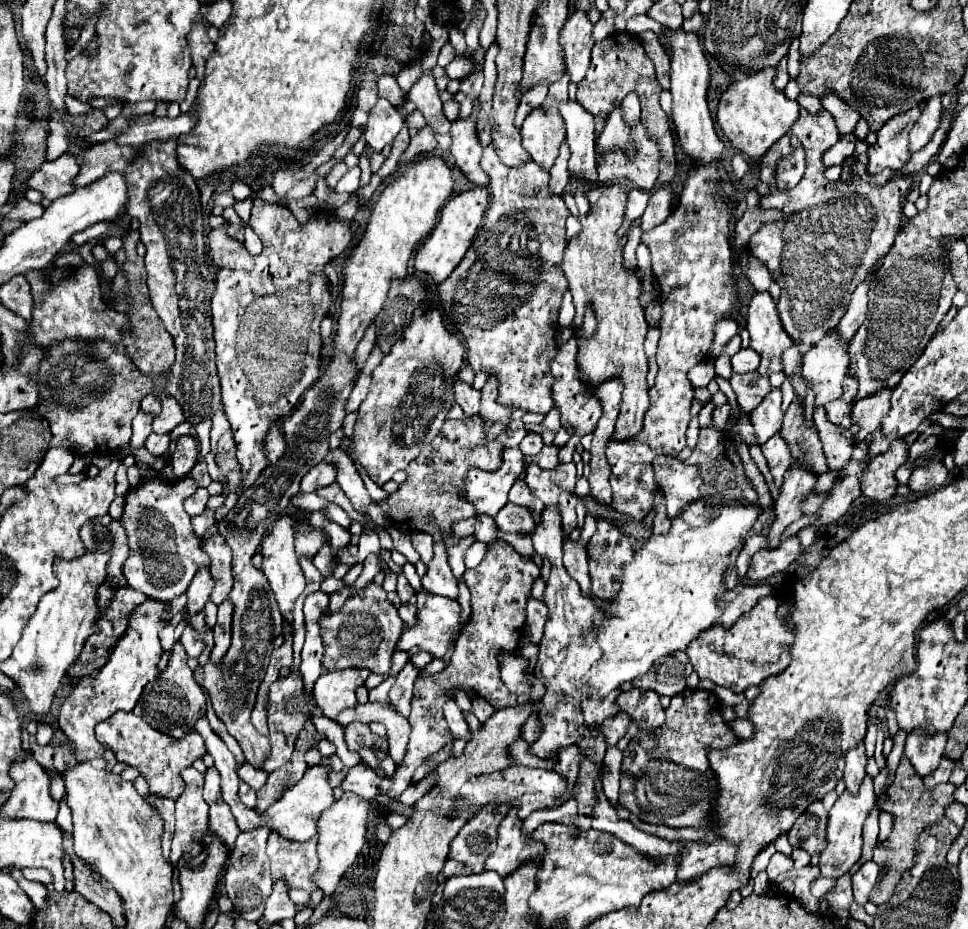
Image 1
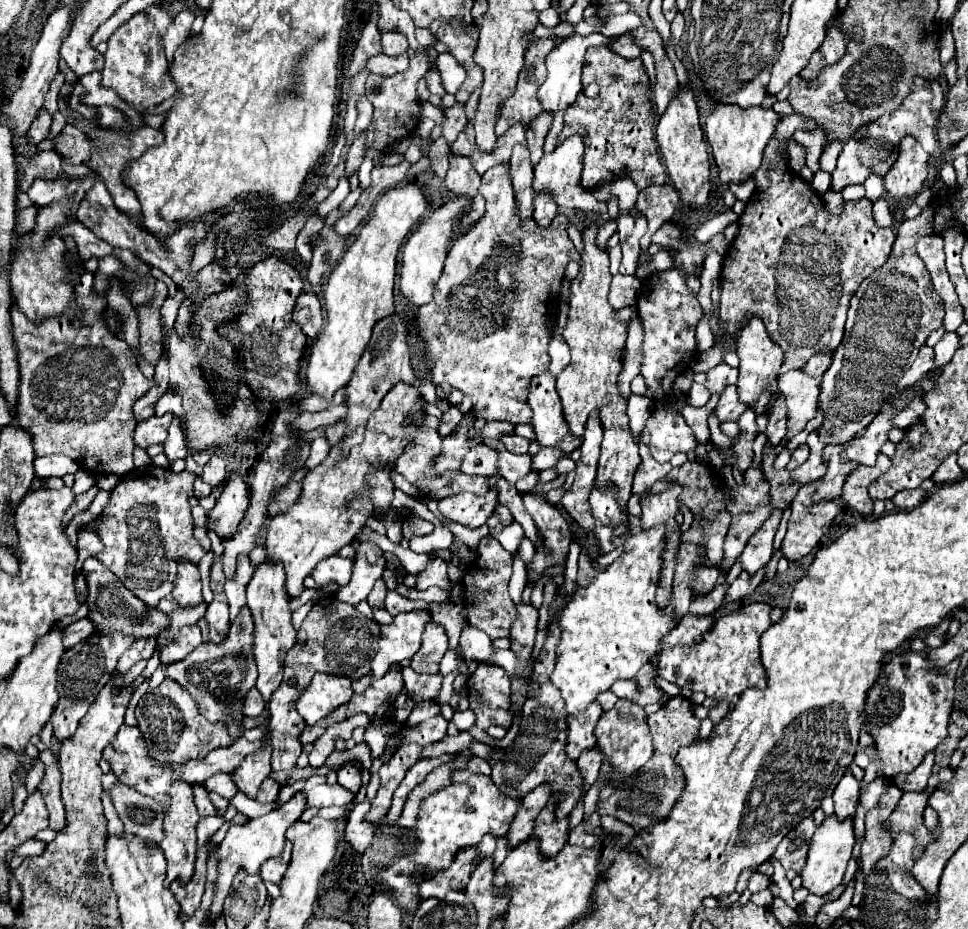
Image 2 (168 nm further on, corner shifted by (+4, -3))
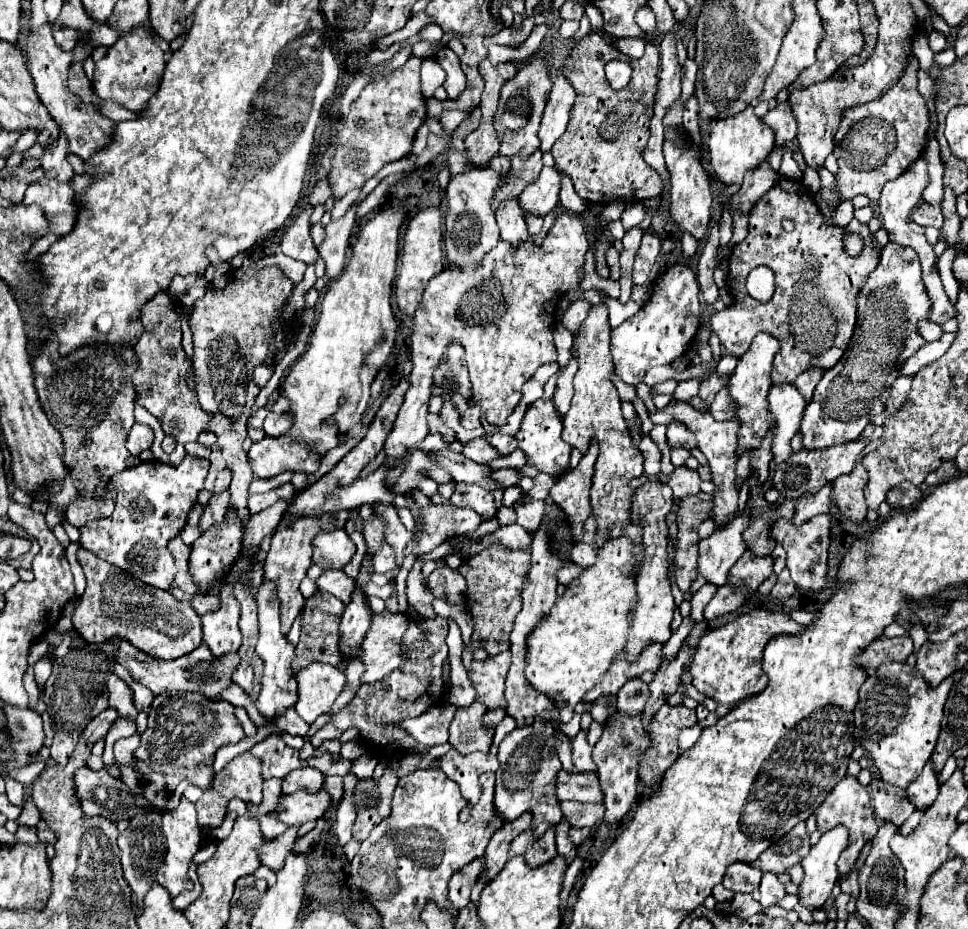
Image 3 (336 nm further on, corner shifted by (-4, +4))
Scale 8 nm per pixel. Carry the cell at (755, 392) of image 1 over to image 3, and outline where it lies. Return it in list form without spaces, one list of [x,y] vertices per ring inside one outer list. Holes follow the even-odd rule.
[[[722,387],[718,393],[716,393],[716,399],[710,407],[710,415],[716,419],[716,421],[726,421],[726,419],[732,419],[734,417],[734,411],[732,411],[732,397],[728,393],[728,387]]]

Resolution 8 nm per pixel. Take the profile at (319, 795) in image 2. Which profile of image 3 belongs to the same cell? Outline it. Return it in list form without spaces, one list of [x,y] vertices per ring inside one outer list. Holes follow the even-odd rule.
[[[322,789],[316,795],[310,795],[306,791],[296,791],[296,793],[282,793],[278,797],[276,805],[276,817],[278,821],[286,825],[296,825],[304,823],[310,819],[322,817],[322,813],[330,807],[330,795]]]

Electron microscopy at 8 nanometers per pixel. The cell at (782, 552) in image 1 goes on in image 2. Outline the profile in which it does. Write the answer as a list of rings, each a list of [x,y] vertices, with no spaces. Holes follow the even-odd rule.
[[[762,568],[762,572],[750,576],[748,572],[742,572],[734,582],[732,586],[728,588],[726,592],[726,602],[736,602],[736,600],[742,600],[742,596],[748,596],[756,590],[756,586],[762,584],[764,580],[764,574],[766,574],[766,568]]]

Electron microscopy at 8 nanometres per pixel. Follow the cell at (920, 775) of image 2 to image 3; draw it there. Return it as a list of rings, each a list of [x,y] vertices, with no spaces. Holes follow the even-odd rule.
[[[928,761],[920,777],[908,785],[906,795],[918,811],[932,805],[932,801],[938,797],[938,781],[936,781],[936,773],[932,771],[932,761]]]

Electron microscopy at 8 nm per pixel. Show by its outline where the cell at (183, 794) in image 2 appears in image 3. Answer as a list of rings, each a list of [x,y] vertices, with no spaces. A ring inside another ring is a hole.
[[[182,799],[180,805],[170,813],[150,811],[144,815],[136,815],[128,823],[126,831],[118,835],[118,847],[120,847],[122,871],[126,883],[132,889],[134,905],[138,911],[142,909],[142,899],[150,891],[150,885],[154,881],[158,881],[170,893],[170,897],[176,897],[178,893],[192,889],[186,871],[192,857],[198,853],[200,845],[202,845],[202,837],[200,837],[200,827],[196,823],[196,807],[186,799]],[[148,829],[160,829],[160,833],[148,833]]]

